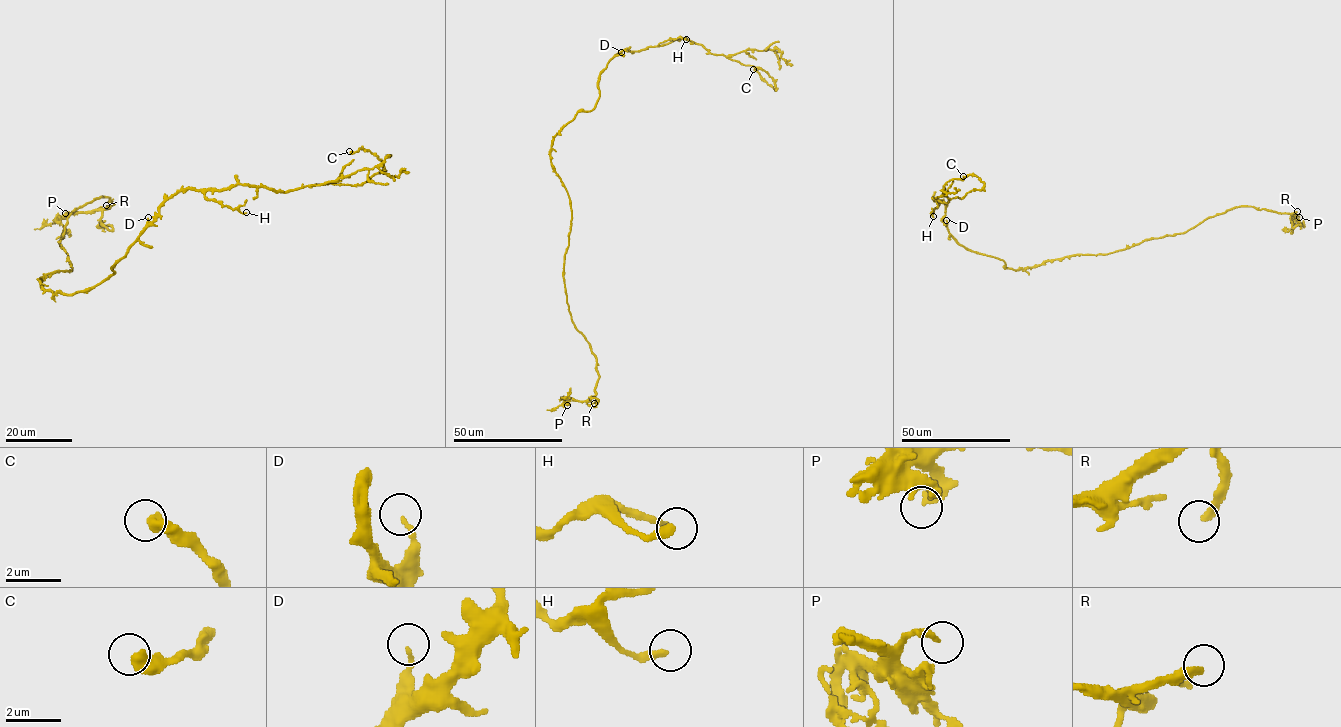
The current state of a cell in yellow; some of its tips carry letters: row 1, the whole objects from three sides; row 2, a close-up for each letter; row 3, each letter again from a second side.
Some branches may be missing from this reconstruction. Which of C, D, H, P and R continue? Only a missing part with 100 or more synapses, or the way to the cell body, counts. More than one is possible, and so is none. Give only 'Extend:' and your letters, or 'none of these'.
Extend: R

